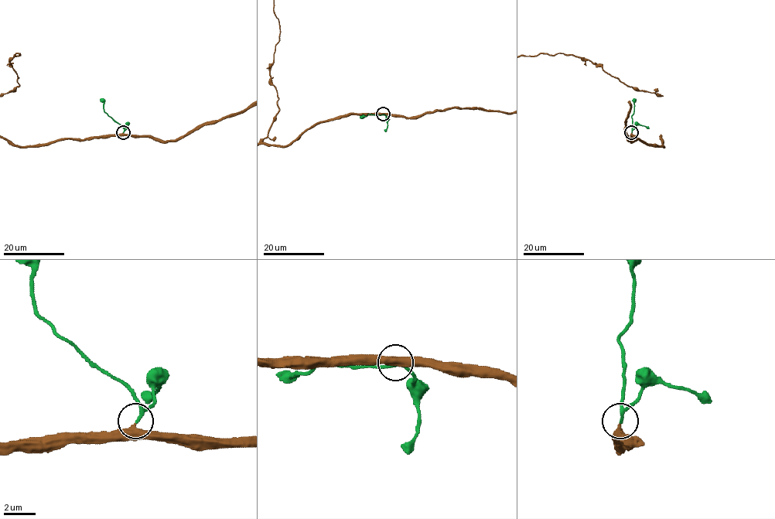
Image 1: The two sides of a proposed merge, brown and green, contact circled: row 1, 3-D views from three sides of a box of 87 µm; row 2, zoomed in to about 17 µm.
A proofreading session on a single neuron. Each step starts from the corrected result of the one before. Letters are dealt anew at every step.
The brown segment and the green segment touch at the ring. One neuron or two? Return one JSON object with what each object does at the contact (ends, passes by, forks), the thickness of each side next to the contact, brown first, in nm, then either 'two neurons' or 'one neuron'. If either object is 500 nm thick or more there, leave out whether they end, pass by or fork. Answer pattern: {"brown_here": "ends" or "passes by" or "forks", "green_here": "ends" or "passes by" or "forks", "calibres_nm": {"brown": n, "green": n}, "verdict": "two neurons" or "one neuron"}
{"brown_here": "passes by", "green_here": "passes by", "calibres_nm": {"brown": 360, "green": 150}, "verdict": "one neuron"}

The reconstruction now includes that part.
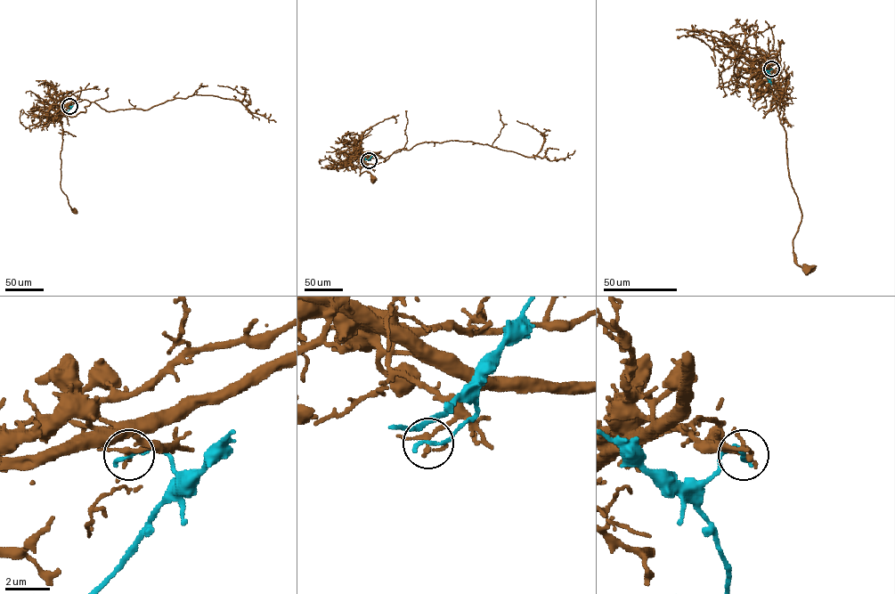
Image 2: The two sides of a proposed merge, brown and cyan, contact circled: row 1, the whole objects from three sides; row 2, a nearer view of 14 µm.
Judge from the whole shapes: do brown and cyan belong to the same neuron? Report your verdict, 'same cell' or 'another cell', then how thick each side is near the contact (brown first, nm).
another cell; 240 nm thick on the brown side, 170 nm on the other

